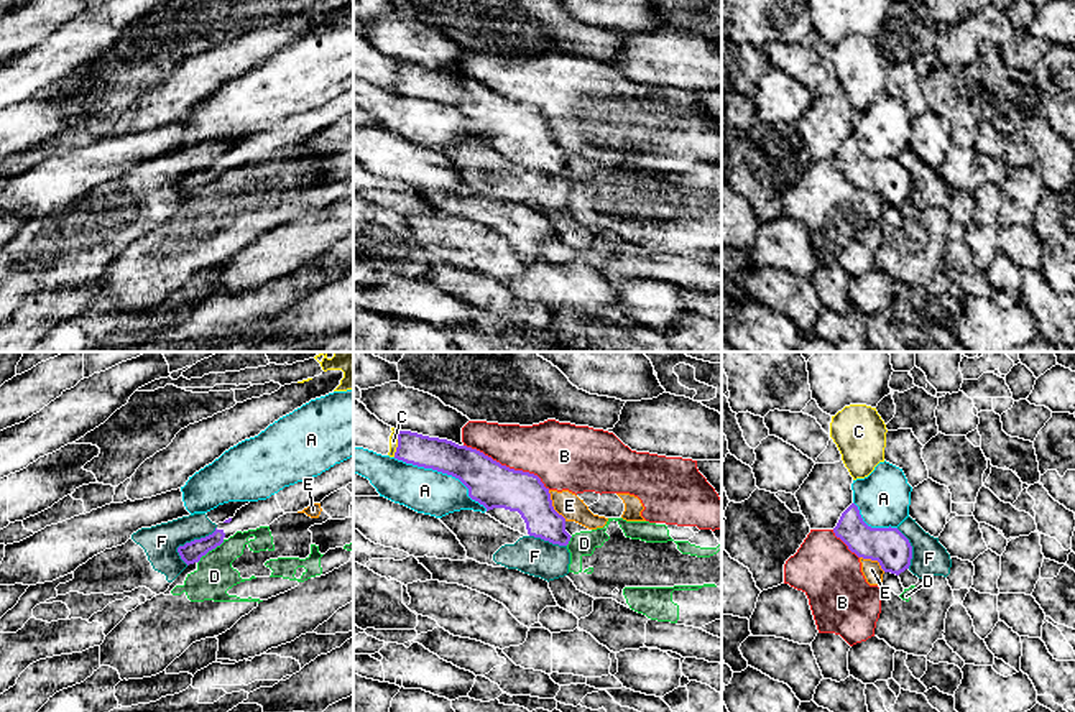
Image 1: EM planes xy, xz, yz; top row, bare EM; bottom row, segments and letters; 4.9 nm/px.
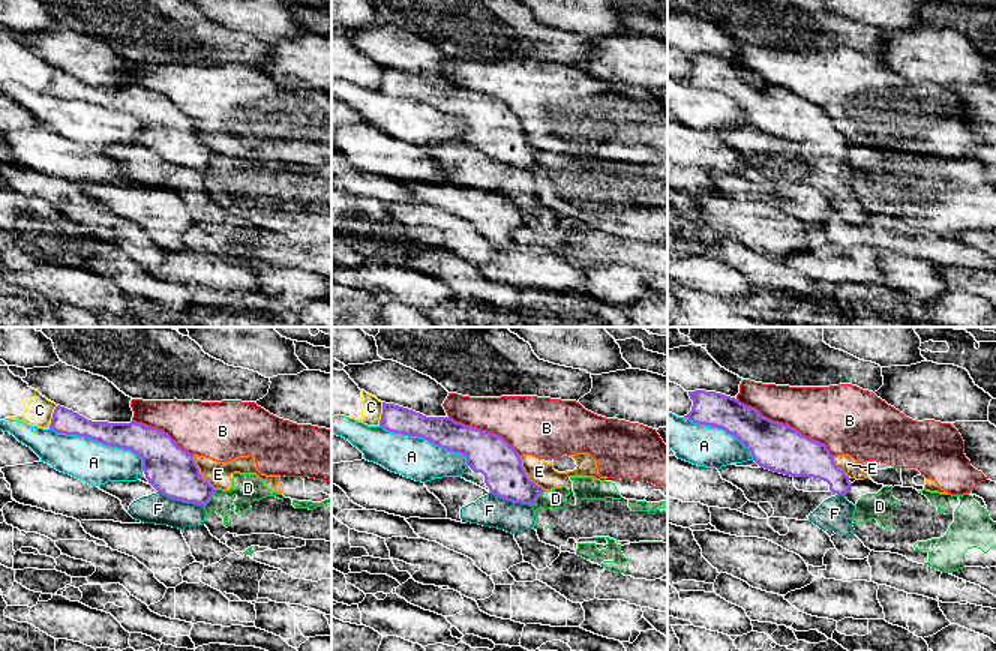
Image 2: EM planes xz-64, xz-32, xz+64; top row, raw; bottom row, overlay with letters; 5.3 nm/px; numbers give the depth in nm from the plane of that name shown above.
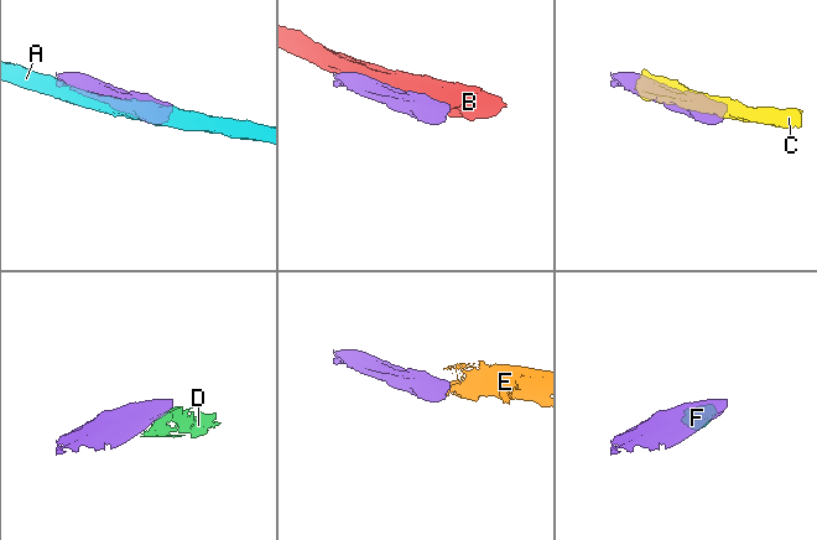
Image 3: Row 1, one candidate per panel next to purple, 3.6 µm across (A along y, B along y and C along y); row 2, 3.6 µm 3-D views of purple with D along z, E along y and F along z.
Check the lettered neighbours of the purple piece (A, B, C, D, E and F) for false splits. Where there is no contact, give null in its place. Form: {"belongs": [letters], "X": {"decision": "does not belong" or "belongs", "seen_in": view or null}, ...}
{"belongs": [], "A": {"decision": "does not belong", "seen_in": "xz"}, "B": {"decision": "does not belong", "seen_in": "xz"}, "C": {"decision": "does not belong", "seen_in": "xz"}, "D": {"decision": "does not belong", "seen_in": "xy"}, "E": {"decision": "does not belong", "seen_in": "xz"}, "F": {"decision": "does not belong", "seen_in": "xy"}}

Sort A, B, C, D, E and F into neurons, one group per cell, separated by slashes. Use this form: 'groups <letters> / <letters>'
groups A / B D E / C / F

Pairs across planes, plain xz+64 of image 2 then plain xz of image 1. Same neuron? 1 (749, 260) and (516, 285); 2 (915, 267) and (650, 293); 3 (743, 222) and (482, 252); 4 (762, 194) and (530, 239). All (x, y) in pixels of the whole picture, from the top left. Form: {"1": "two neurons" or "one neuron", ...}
{"1": "two neurons", "2": "one neuron", "3": "one neuron", "4": "one neuron"}

